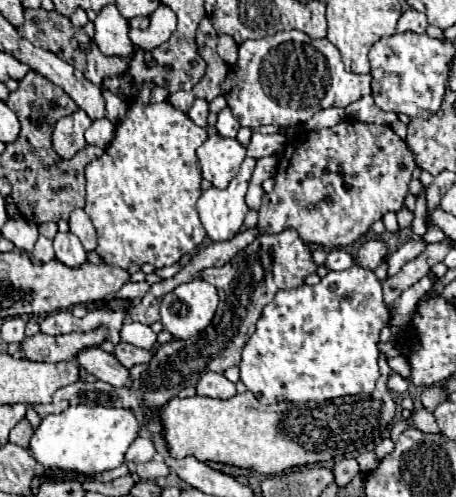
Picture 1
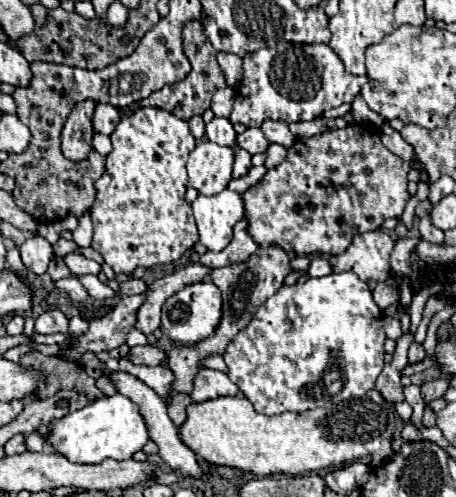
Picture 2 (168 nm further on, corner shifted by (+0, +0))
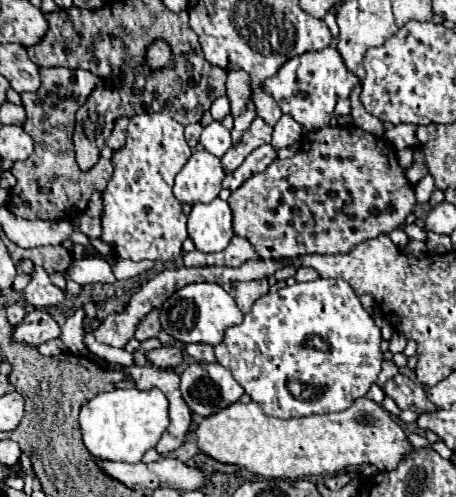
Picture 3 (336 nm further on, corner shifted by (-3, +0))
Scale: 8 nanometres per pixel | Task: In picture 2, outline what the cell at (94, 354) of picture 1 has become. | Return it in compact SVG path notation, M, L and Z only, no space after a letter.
M104 366L104 368L102 368L102 374L108 376L108 378L114 382L114 386L116 386L116 390L118 390L120 394L128 396L134 404L138 404L140 414L142 414L142 418L146 420L150 440L156 442L156 446L158 446L158 454L160 454L162 462L168 464L172 470L184 474L184 476L190 476L190 478L204 478L206 472L200 468L200 464L198 464L198 460L196 460L196 454L194 454L194 452L192 452L192 450L180 440L180 436L178 436L178 428L176 428L174 422L168 418L168 412L166 412L166 404L164 404L164 400L162 400L162 398L160 398L150 386L146 386L142 380L138 380L136 376L128 374L128 372L122 372L122 370L112 372L112 370L108 370L108 368Z

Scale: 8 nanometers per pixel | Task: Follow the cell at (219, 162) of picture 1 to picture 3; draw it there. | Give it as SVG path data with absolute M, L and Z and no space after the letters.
M197 150L175 176L173 194L181 204L209 204L219 196L223 178L221 160L205 150Z

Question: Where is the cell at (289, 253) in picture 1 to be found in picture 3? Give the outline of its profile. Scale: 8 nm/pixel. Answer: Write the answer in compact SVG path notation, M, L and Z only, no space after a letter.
M267 278L265 280L253 280L253 282L241 282L241 284L231 284L231 286L223 286L229 294L233 294L233 298L235 298L235 302L237 302L237 306L243 310L243 314L245 312L249 312L249 308L251 308L251 304L259 298L259 296L263 296L263 294L267 294L267 290L269 290L269 284L267 284Z

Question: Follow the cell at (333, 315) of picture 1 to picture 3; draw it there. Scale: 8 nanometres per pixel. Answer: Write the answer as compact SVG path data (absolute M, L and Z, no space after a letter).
M317 278L305 284L285 286L255 300L243 322L225 330L223 340L215 346L215 358L245 388L267 416L291 418L347 410L353 400L367 394L381 372L381 330L363 310L353 288L345 280Z

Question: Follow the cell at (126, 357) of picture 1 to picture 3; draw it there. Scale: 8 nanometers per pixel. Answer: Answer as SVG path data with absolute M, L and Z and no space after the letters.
M161 346L157 350L151 350L147 352L147 358L157 368L169 368L169 366L177 366L183 362L183 354L175 346Z

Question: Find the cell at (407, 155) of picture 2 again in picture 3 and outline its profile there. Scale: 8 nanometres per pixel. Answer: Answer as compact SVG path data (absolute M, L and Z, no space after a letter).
M425 176L413 188L415 188L417 204L423 204L423 202L429 202L429 198L431 198L431 194L435 190L435 184L433 184L433 178L431 176Z

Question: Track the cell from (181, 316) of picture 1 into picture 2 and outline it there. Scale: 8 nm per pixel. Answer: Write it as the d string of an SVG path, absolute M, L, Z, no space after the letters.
M204 280L198 284L190 284L170 296L162 306L162 332L170 336L178 344L194 344L208 338L218 326L222 316L222 296L214 282Z

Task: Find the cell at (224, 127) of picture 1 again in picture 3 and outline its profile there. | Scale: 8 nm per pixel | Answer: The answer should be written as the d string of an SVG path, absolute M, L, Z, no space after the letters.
M211 122L203 128L199 144L213 156L221 158L231 148L231 134L221 122Z

